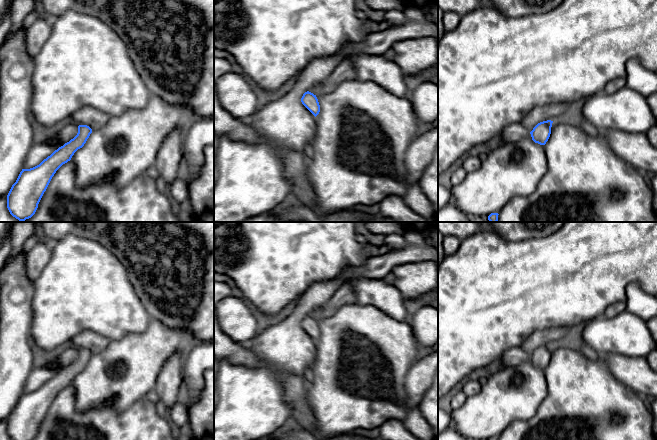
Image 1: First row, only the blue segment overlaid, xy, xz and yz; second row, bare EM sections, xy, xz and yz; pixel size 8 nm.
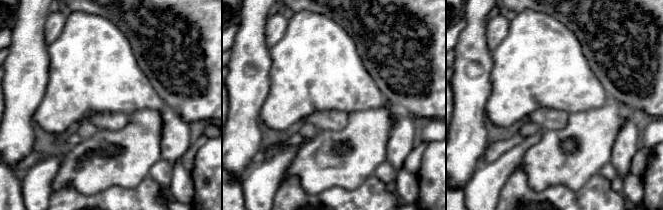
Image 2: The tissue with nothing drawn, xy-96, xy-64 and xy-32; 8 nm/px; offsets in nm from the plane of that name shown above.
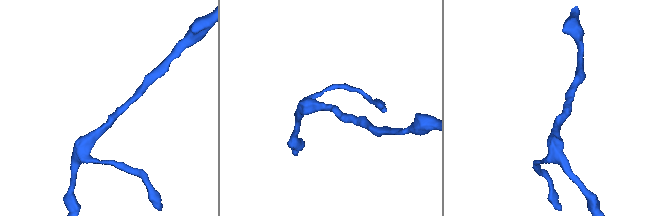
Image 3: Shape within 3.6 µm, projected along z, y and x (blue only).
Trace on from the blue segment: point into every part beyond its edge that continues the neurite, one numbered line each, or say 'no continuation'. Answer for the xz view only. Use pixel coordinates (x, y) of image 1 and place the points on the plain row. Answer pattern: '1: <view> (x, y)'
no continuation

